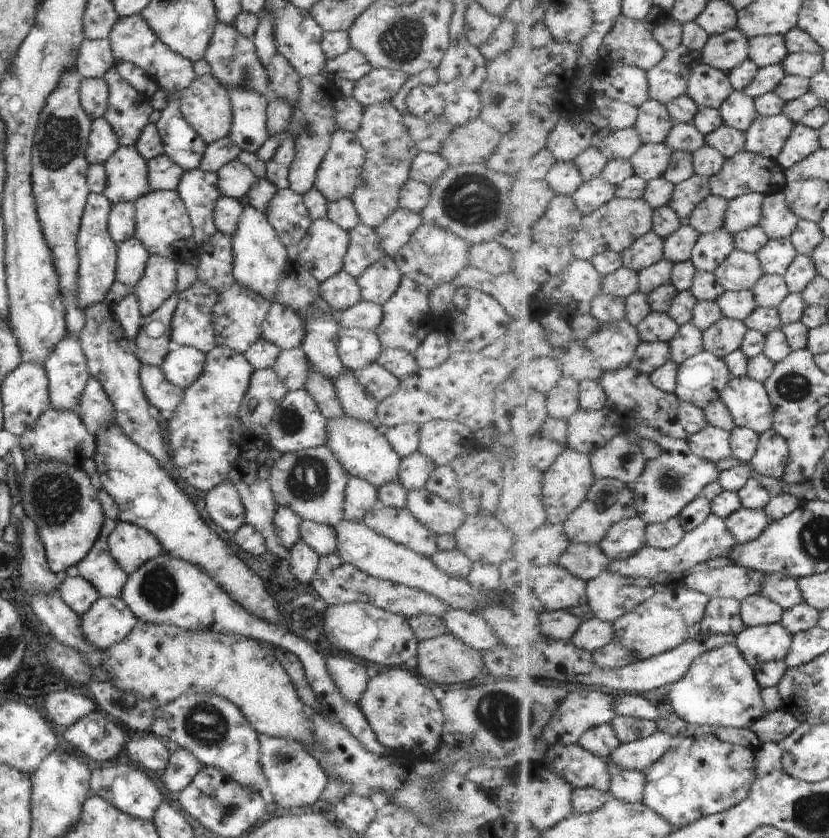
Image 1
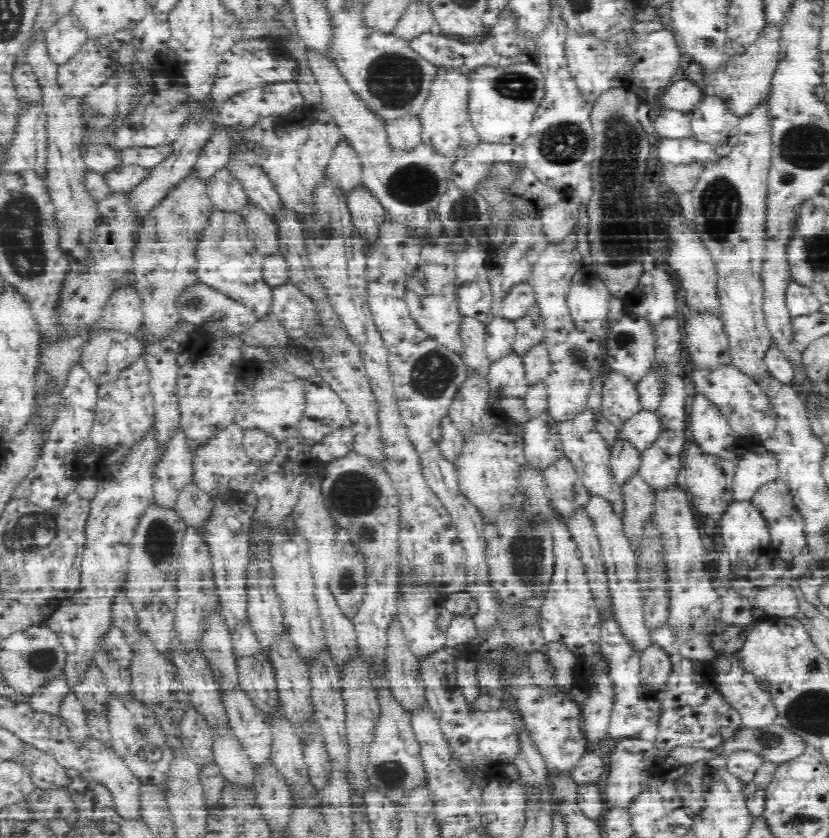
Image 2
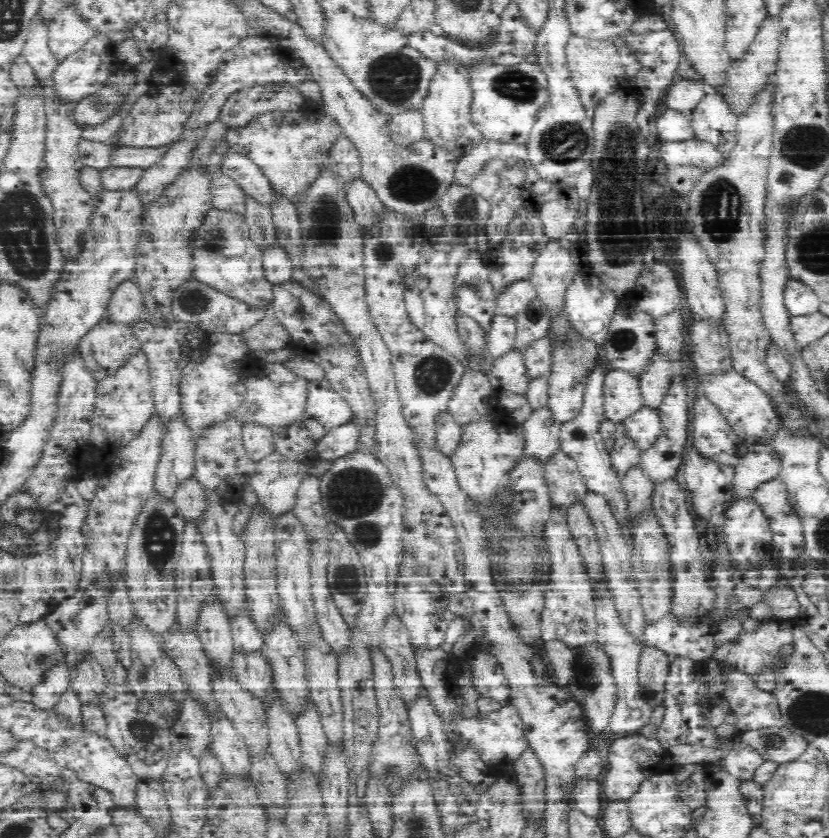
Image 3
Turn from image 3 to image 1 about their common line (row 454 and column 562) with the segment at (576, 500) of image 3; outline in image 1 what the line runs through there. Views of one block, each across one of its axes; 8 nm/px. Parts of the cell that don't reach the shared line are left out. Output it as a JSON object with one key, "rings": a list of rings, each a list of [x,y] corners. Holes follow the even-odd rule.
{"rings":[[[571,542],[557,564],[583,580],[592,581],[608,570],[610,562],[600,545]]]}

